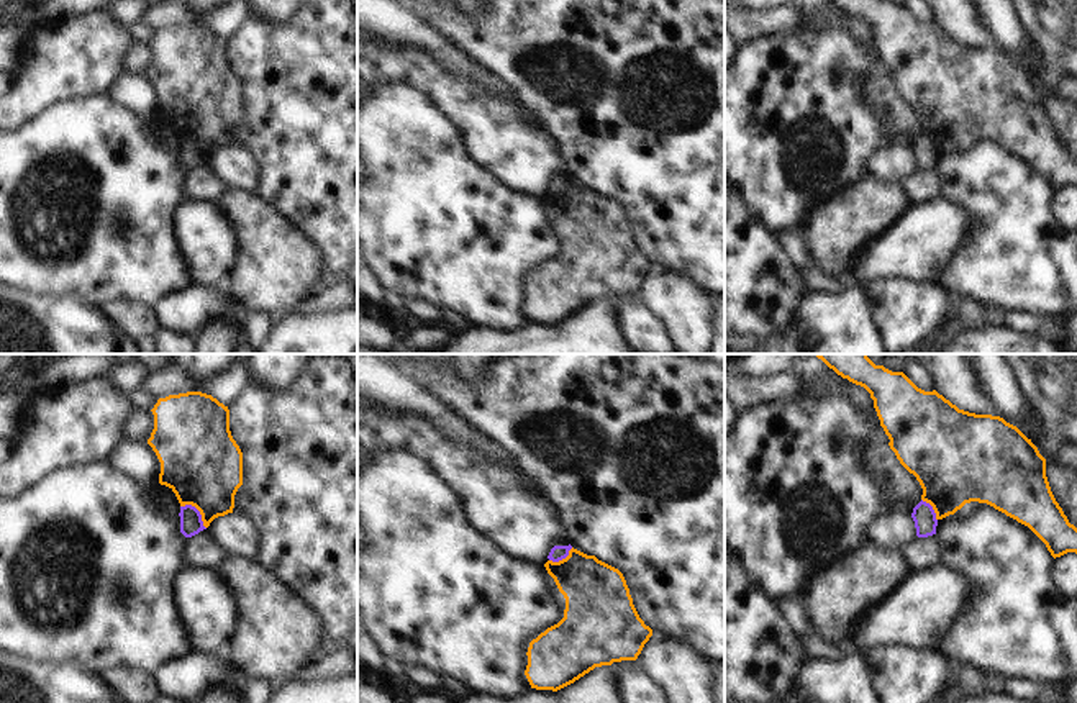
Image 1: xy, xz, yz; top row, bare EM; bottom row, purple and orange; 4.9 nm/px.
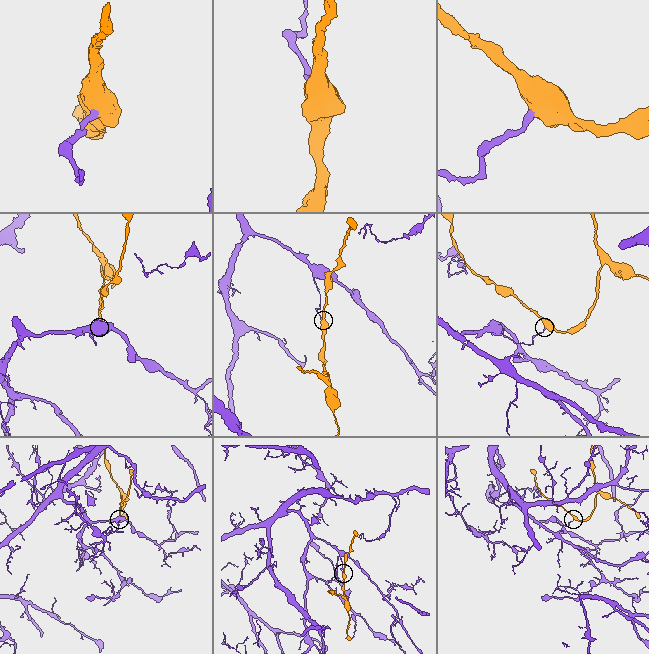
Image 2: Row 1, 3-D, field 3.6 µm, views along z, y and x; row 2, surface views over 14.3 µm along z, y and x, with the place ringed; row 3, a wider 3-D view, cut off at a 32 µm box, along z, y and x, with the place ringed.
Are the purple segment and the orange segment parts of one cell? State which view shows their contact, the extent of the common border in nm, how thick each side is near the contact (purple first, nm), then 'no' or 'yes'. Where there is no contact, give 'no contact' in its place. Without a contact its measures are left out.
xy | 170 nm | 110/400 nm | no

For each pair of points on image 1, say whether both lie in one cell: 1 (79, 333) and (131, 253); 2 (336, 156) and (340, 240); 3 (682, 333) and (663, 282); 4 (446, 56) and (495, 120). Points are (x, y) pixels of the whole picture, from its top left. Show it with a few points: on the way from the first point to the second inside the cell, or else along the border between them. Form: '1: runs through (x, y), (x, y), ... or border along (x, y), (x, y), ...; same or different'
1: border along (59, 297), (79, 297), (104, 310); different
2: runs through (340, 177), (340, 218); same
3: runs through (682, 320), (682, 305), (672, 295); same
4: border along (427, 48), (453, 69), (476, 76), (492, 89); different

